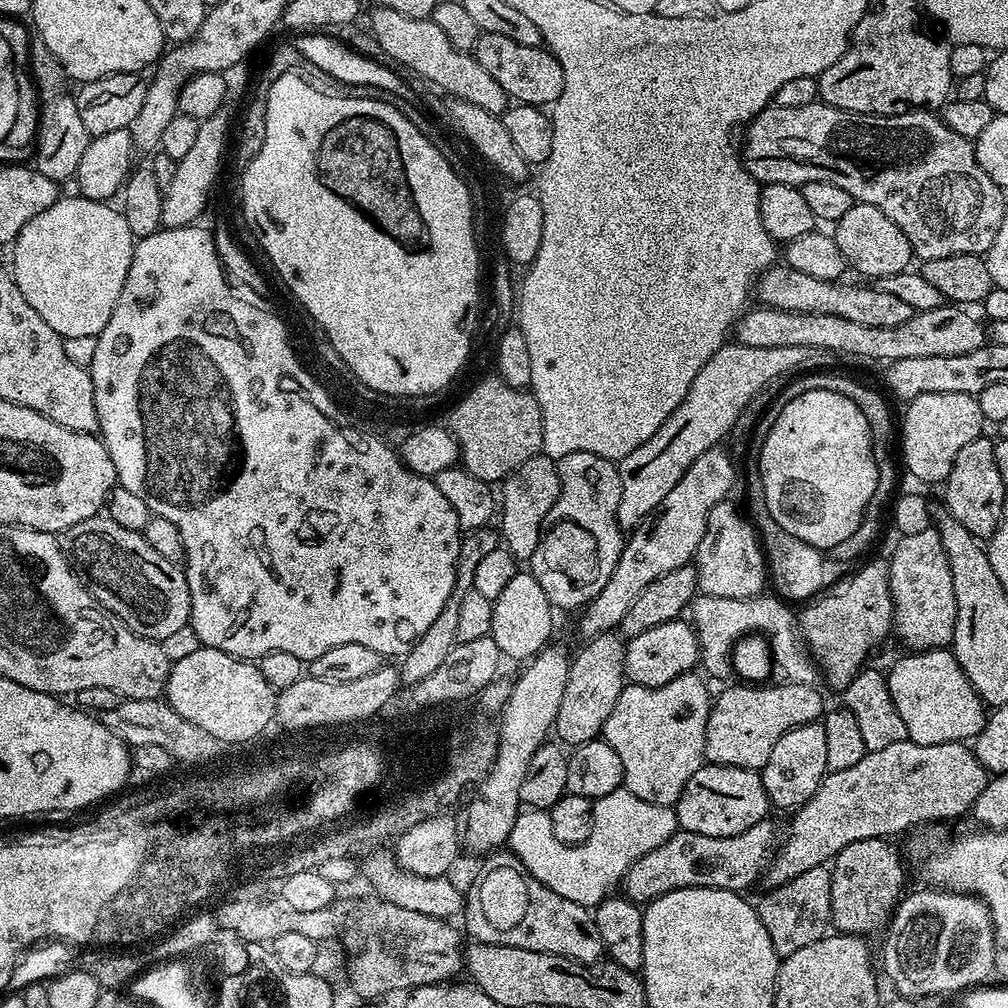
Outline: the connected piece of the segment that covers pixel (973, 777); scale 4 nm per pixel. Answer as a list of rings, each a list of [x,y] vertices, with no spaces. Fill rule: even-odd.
[[[907,739],[894,742],[894,746],[885,746],[882,750],[867,751],[855,766],[828,772],[818,790],[814,790],[812,797],[791,813],[792,825],[788,828],[788,837],[785,838],[780,853],[778,848],[766,868],[767,887],[777,888],[790,882],[790,878],[798,878],[798,874],[806,874],[806,870],[827,865],[851,843],[884,840],[898,835],[899,832],[907,833],[925,822],[952,820],[963,812],[971,813],[982,790],[986,790],[989,779],[988,769],[981,766],[975,751],[964,742],[916,744],[913,740]]]

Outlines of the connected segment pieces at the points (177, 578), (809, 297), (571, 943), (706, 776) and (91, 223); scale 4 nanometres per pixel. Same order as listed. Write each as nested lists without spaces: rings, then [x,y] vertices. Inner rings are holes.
[[[107,514],[91,516],[86,522],[78,522],[78,526],[70,526],[59,533],[60,549],[68,564],[76,573],[80,583],[88,590],[89,596],[100,607],[111,612],[124,627],[134,634],[144,636],[147,640],[168,642],[171,636],[187,629],[190,624],[190,590],[184,577],[184,569],[180,564],[166,562],[162,554],[154,551],[154,546],[146,542],[143,534],[134,530],[126,530],[126,526],[118,526]]]
[[[773,266],[761,273],[754,284],[754,292],[760,295],[759,303],[769,308],[790,312],[821,312],[850,319],[864,326],[896,327],[906,323],[914,311],[893,294],[884,293],[877,286],[863,288],[860,284],[844,284],[834,280],[810,278],[787,266]]]
[[[512,855],[512,862],[502,862],[502,866],[514,870],[522,878],[526,886],[526,906],[516,924],[508,928],[498,928],[496,934],[512,934],[508,938],[524,938],[526,942],[500,940],[497,945],[558,954],[571,960],[577,960],[580,964],[597,963],[605,955],[605,950],[602,938],[598,934],[595,915],[578,902],[570,902],[570,898],[562,898],[562,894],[554,894],[554,890],[538,882],[538,878],[534,878],[534,874],[530,874],[530,870],[526,870],[525,865],[518,866],[518,862],[518,857]],[[522,874],[526,874],[526,878]]]
[[[707,762],[692,775],[690,782],[686,782],[674,807],[676,823],[683,831],[706,834],[710,838],[730,838],[734,834],[742,834],[770,812],[768,795],[760,781],[759,771]]]
[[[79,194],[61,195],[54,206],[30,218],[11,245],[10,271],[18,290],[22,290],[22,298],[26,298],[26,302],[38,310],[42,322],[46,322],[50,330],[64,338],[99,336],[106,322],[110,322],[110,314],[114,314],[114,306],[122,294],[132,261],[134,237],[130,226],[126,226],[123,211],[112,206],[103,200],[91,200]]]

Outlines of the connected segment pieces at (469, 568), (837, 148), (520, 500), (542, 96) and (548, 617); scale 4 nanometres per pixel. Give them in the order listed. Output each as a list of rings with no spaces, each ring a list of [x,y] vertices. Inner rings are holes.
[[[477,530],[469,533],[461,539],[459,556],[456,559],[455,584],[454,590],[451,591],[450,598],[446,600],[446,606],[443,607],[442,613],[438,614],[433,625],[422,634],[419,639],[412,645],[410,651],[404,654],[401,659],[402,663],[398,666],[401,683],[408,688],[415,687],[418,681],[430,677],[435,670],[442,664],[443,659],[449,654],[456,641],[458,628],[458,609],[459,603],[462,602],[464,594],[468,593],[473,586],[474,569],[478,562],[482,560],[492,550],[497,547],[497,539],[491,536],[491,531]]]
[[[813,102],[806,106],[794,106],[793,108],[769,106],[763,108],[752,119],[747,125],[746,131],[748,133],[744,136],[744,148],[742,144],[742,163],[744,169],[754,179],[760,181],[761,185],[795,184],[799,186],[806,182],[834,182],[834,186],[842,186],[842,190],[846,190],[846,194],[850,194],[855,203],[872,204],[878,210],[882,210],[882,214],[886,214],[886,218],[890,218],[890,222],[894,222],[894,226],[898,226],[898,230],[902,230],[902,234],[906,234],[913,253],[921,261],[930,258],[946,258],[950,254],[970,254],[971,252],[987,254],[994,242],[994,234],[998,234],[998,226],[1002,226],[1002,218],[1006,214],[1004,190],[996,185],[994,180],[978,164],[973,141],[954,132],[943,123],[939,115],[933,114],[931,111],[917,110],[897,116],[867,116],[861,112],[847,112],[823,102]]]
[[[538,455],[534,458],[526,458],[526,462],[522,462],[522,466],[514,469],[510,475],[504,477],[502,487],[498,492],[498,524],[500,520],[500,532],[504,535],[502,538],[503,547],[507,548],[509,552],[513,552],[517,561],[528,562],[531,561],[534,550],[538,546],[542,535],[542,527],[540,523],[544,519],[549,519],[554,502],[560,493],[560,475],[556,469],[557,461],[551,456]]]
[[[481,32],[476,40],[474,55],[482,70],[486,70],[486,74],[490,74],[490,78],[494,78],[494,82],[498,82],[498,86],[502,86],[505,94],[515,103],[551,106],[562,94],[562,62],[558,62],[547,47],[522,46],[522,42],[513,42],[503,34]]]
[[[517,571],[510,583],[502,589],[502,594],[492,601],[494,610],[494,622],[492,634],[498,650],[508,659],[527,661],[535,657],[536,653],[543,652],[548,640],[552,636],[552,612],[554,606],[546,598],[546,590],[538,586],[538,582],[532,577],[531,571]]]

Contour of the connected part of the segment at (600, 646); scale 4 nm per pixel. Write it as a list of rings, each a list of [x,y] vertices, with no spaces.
[[[605,634],[591,637],[588,644],[575,657],[571,657],[566,678],[566,690],[562,694],[562,706],[558,706],[555,735],[560,735],[568,746],[585,744],[597,739],[603,733],[606,718],[618,702],[618,694],[624,689],[625,641],[616,634]]]

